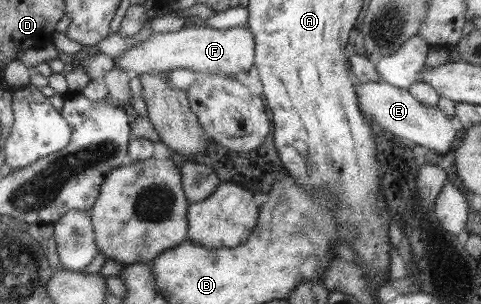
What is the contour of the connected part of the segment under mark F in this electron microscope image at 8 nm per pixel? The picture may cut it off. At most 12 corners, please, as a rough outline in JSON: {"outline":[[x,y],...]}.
{"outline":[[246,26],[152,33],[114,57],[142,74],[242,73],[255,65]]}

